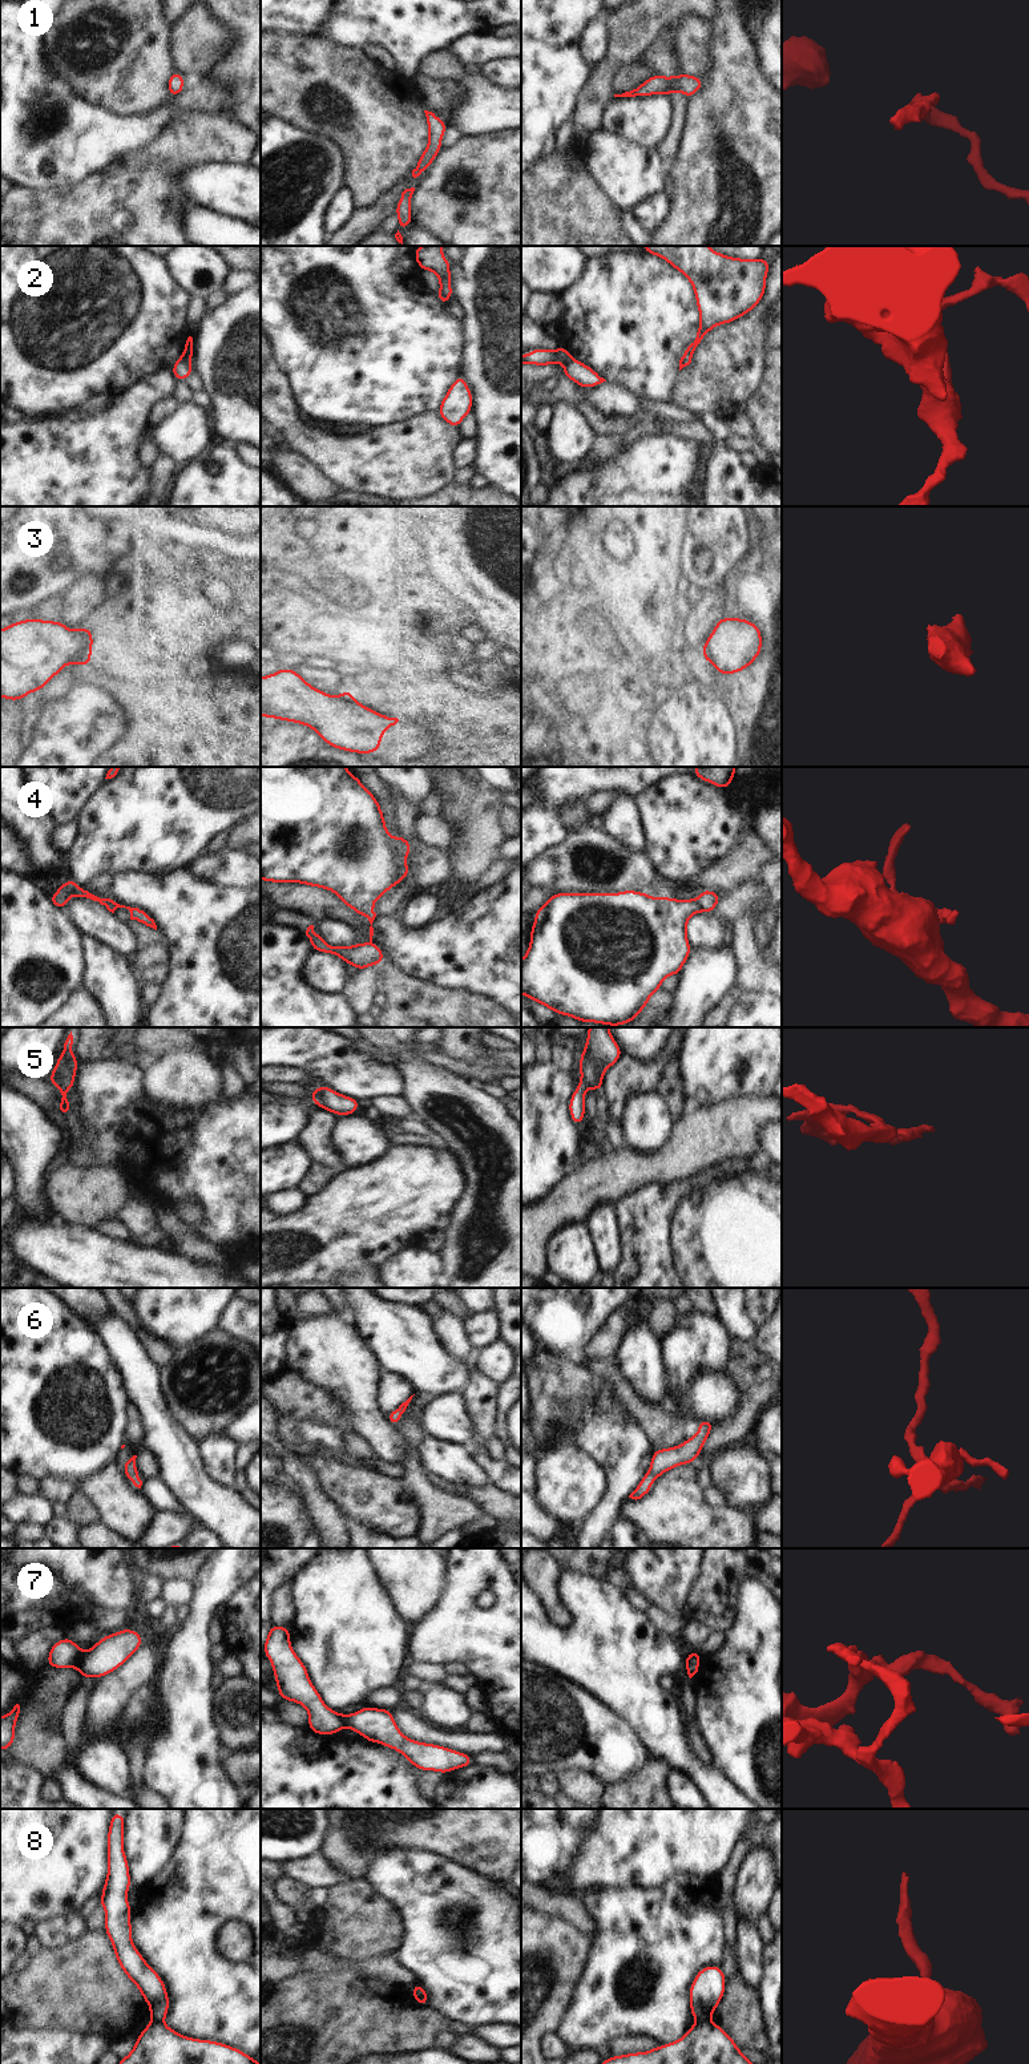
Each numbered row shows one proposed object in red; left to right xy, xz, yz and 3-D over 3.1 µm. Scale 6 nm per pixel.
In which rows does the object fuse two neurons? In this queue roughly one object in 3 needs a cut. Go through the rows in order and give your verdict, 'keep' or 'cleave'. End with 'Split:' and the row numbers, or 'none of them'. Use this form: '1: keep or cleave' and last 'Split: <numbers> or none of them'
1: keep
2: cleave
3: keep
4: cleave
5: keep
6: keep
7: cleave
8: cleave
Split: 2, 4, 7, 8

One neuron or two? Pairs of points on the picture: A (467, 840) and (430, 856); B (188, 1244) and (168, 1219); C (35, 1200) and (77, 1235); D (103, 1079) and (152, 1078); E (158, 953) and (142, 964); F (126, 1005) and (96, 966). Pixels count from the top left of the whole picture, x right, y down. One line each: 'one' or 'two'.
A: two
B: one
C: two
D: two
E: one
F: one

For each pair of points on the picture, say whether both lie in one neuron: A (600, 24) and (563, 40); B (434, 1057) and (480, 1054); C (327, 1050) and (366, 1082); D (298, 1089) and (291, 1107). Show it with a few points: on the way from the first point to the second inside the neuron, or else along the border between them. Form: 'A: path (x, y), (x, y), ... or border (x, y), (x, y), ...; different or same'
A: border (602, 15), (585, 28), (585, 61); different
B: border (432, 1049), (477, 1066); different
C: path (337, 1059), (350, 1073), (356, 1075); same
D: border (279, 1095), (299, 1099); different

